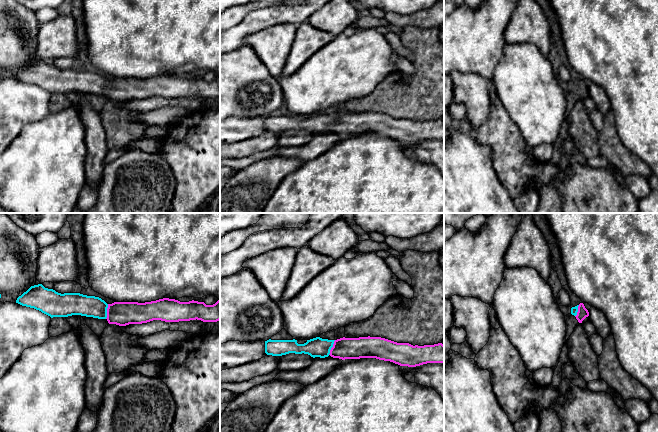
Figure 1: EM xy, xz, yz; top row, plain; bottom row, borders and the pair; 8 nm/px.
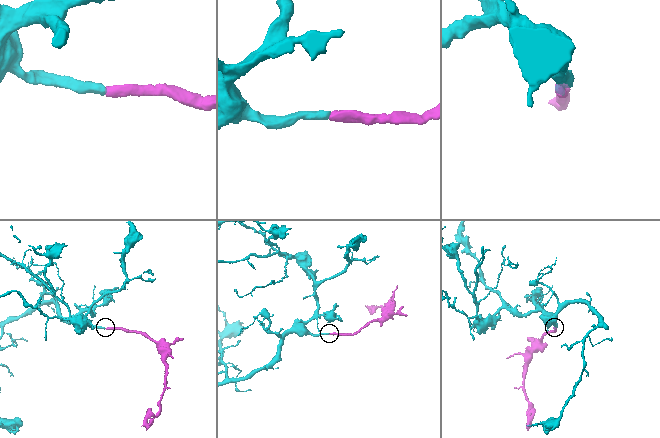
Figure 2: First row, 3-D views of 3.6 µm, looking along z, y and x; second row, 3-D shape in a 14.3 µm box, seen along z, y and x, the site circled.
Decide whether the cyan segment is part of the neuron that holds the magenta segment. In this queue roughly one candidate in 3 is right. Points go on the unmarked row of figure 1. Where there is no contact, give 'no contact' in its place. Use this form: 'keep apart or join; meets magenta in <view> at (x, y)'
join; meets magenta in xy at (107, 87)

